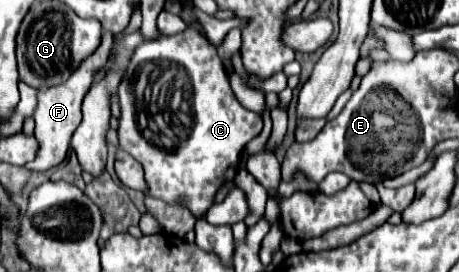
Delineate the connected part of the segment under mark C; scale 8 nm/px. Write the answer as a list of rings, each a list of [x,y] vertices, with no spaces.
[[[193,29],[139,45],[123,71],[123,81],[117,95],[121,105],[117,127],[121,149],[143,165],[147,181],[145,195],[165,203],[183,203],[195,217],[203,217],[203,213],[207,213],[207,209],[213,205],[217,189],[235,177],[241,151],[263,129],[261,115],[241,107],[241,103],[235,99],[227,71],[213,45]]]

